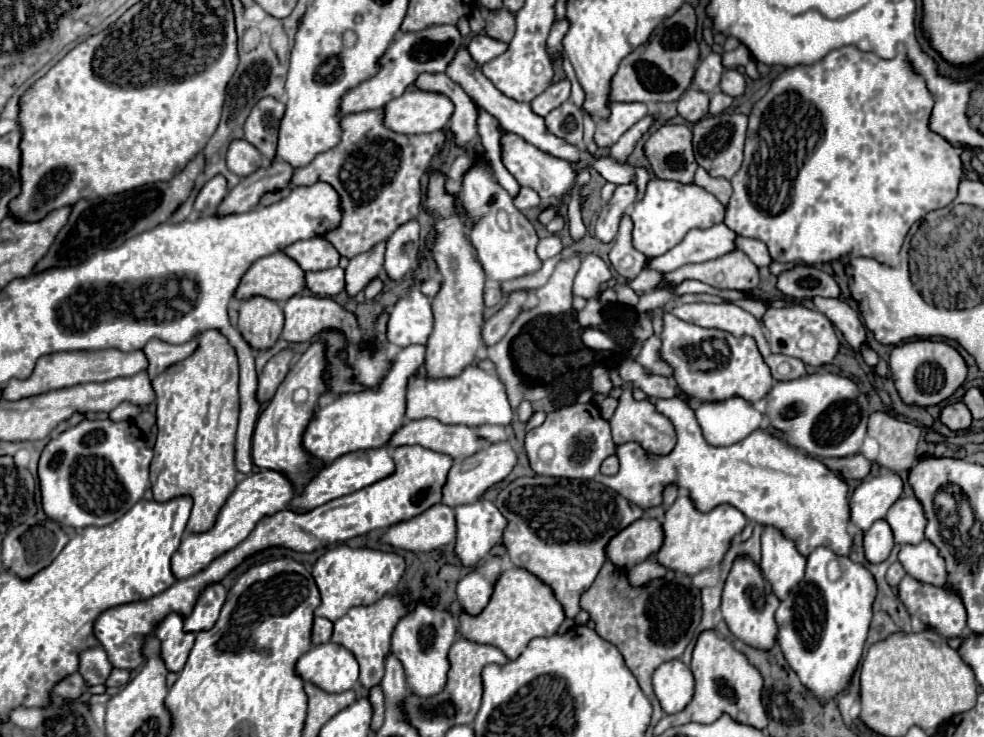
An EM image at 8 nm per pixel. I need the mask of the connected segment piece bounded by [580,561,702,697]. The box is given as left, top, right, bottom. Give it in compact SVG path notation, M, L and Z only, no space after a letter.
M606 563L594 581L594 585L580 597L580 607L590 613L592 621L596 623L596 633L618 647L622 653L626 667L632 671L632 675L638 679L638 685L642 691L650 697L652 695L652 675L654 671L670 661L680 659L684 649L696 639L698 625L702 621L702 603L700 603L700 589L692 585L690 575L676 573L674 579L652 579L642 587L632 587L628 581L628 573L624 569L618 569L614 563Z

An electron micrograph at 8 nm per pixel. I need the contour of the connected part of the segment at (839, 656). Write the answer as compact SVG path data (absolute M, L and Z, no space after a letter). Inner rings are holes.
M828 547L814 549L808 557L802 583L792 589L788 599L784 599L776 611L780 649L790 669L796 671L800 683L820 703L836 699L848 689L864 651L872 621L872 603L876 597L876 583L870 571L844 557L840 559L844 561L842 575L838 583L832 583L826 575L826 565L832 559L840 557Z

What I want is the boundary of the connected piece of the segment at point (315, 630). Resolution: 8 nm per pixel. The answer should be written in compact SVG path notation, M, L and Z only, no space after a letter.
M316 617L314 619L314 627L312 627L312 643L314 645L320 645L320 643L326 643L330 641L332 637L332 621L330 619L324 619L324 617Z

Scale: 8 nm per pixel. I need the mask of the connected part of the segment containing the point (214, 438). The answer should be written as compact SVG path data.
M204 331L196 337L198 349L186 357L182 363L168 367L162 375L152 379L156 391L156 417L158 417L158 439L154 445L154 459L150 465L150 483L156 501L168 501L178 495L190 495L194 499L192 515L188 521L188 531L202 533L214 525L222 503L226 503L230 491L236 487L236 467L234 467L234 437L238 425L238 359L234 347L228 339L216 331Z

